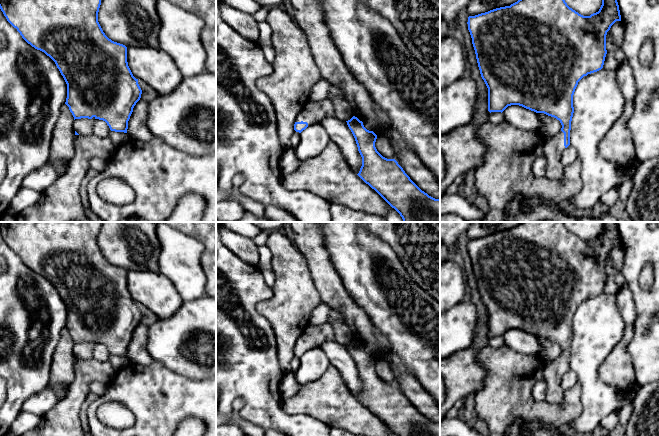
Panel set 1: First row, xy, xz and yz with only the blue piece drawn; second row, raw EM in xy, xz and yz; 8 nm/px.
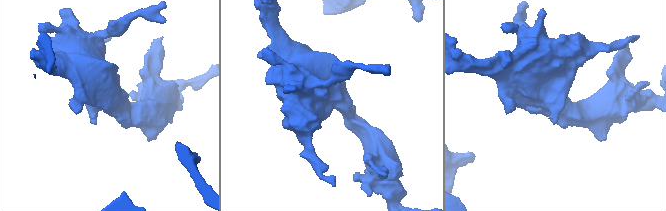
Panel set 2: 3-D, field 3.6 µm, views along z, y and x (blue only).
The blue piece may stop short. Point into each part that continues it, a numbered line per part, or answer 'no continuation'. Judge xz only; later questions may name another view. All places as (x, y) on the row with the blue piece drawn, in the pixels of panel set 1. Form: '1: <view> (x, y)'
1: xz (313, 112)

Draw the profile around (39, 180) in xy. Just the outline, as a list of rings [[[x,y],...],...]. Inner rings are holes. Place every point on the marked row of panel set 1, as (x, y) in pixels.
[[[51,162],[43,167],[29,173],[22,182],[22,187],[33,189],[42,193],[50,187],[61,175],[57,172]]]

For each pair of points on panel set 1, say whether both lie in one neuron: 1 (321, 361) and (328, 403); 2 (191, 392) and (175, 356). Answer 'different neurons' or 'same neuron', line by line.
1: different neurons
2: different neurons

